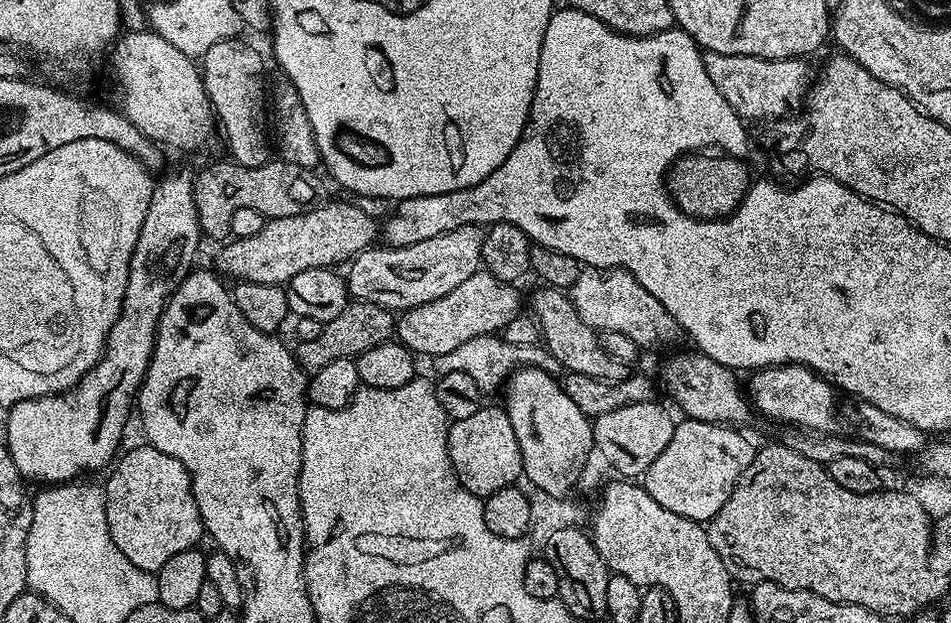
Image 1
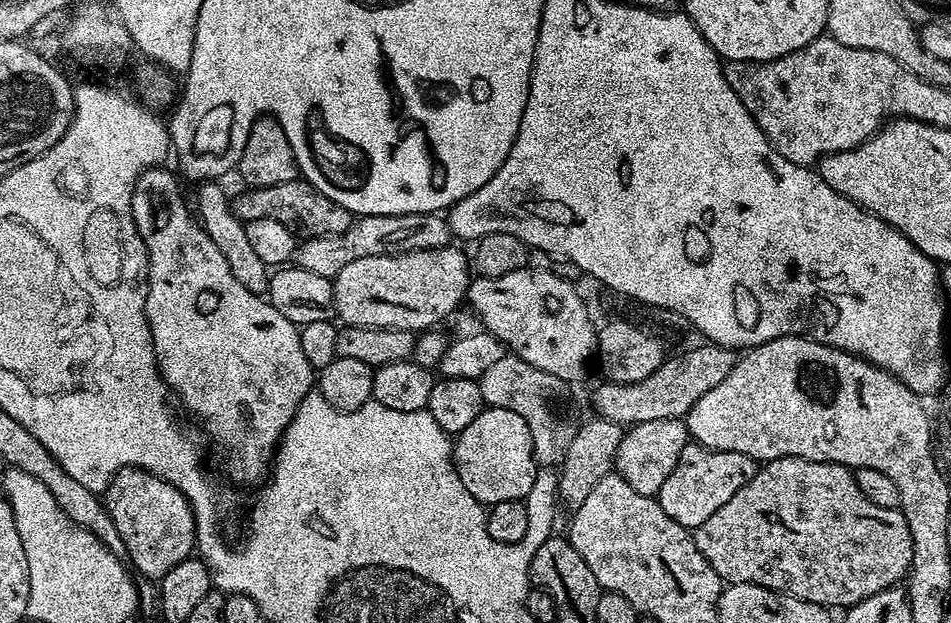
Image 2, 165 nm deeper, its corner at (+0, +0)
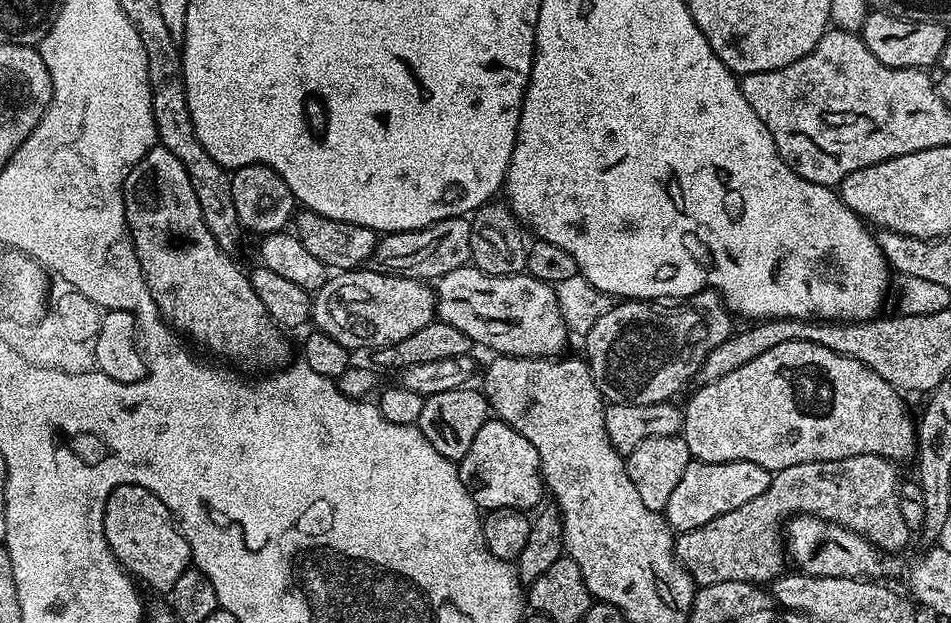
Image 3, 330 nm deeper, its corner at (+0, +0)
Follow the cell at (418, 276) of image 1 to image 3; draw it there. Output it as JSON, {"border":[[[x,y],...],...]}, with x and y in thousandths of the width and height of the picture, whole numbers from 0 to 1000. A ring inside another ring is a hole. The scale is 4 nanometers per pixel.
{"border":[[[362,433],[350,441],[332,467],[327,518],[338,533],[360,549],[367,562],[394,562],[431,543],[444,523],[455,518],[458,470],[445,449],[413,443],[399,433]]]}

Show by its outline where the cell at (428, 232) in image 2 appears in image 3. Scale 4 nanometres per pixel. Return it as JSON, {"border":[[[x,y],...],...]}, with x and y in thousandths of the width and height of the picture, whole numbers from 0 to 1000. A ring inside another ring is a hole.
{"border":[[[474,347],[440,369],[409,372],[401,377],[395,388],[394,429],[399,435],[413,443],[426,443],[432,449],[457,453],[464,443],[473,440],[473,433],[482,433],[495,419],[495,368],[495,352],[486,347]]]}

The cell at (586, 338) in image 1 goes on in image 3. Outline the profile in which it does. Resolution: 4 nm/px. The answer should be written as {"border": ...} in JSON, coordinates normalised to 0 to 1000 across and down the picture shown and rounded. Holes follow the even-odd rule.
{"border":[[[499,427],[473,433],[457,451],[457,506],[490,536],[497,554],[518,559],[527,571],[588,573],[599,544],[588,496],[585,464],[554,440],[516,443]]]}

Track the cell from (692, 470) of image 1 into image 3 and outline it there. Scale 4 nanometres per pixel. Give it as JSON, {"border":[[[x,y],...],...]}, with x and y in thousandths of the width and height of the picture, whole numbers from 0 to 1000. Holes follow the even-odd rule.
{"border":[[[729,738],[721,748],[713,780],[705,791],[705,806],[700,806],[697,830],[703,849],[712,856],[725,854],[734,844],[742,844],[751,831],[759,825],[768,825],[768,819],[776,819],[776,812],[784,812],[792,799],[797,799],[805,780],[810,780],[813,759],[797,748],[793,742],[738,742]]]}

